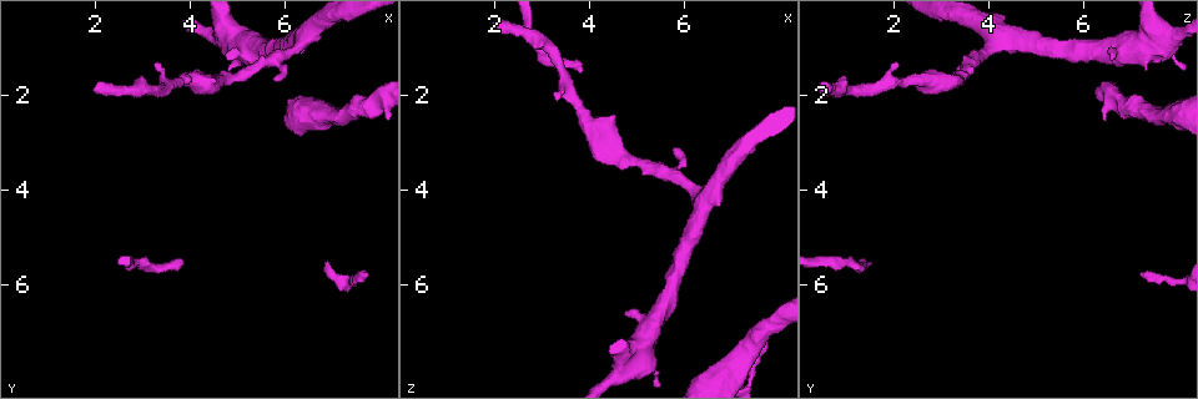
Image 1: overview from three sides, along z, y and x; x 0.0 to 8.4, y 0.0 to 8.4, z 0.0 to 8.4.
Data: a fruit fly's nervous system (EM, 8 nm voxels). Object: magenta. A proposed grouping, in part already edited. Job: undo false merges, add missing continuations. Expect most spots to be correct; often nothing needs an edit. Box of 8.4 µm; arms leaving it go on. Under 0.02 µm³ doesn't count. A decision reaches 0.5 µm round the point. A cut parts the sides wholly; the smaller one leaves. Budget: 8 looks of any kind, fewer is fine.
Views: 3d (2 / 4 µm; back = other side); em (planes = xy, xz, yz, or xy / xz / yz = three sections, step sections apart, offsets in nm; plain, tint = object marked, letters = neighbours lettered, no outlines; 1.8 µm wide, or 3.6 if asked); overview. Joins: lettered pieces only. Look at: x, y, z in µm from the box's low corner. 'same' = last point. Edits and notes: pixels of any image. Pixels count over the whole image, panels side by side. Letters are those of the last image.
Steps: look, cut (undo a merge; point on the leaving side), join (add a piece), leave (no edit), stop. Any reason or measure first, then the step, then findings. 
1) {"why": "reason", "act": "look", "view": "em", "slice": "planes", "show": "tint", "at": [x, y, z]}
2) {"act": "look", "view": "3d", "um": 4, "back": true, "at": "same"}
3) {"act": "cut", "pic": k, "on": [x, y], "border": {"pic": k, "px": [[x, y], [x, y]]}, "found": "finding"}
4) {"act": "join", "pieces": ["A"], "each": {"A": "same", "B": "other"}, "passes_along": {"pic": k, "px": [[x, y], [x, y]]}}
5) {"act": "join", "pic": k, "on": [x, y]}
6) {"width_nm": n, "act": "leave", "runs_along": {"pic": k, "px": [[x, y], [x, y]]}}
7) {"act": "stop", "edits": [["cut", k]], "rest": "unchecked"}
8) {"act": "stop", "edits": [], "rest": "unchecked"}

{"why": "free end", "act": "look", "view": "3d", "um": 4, "at": [3.25, 1.35, 2.00]}

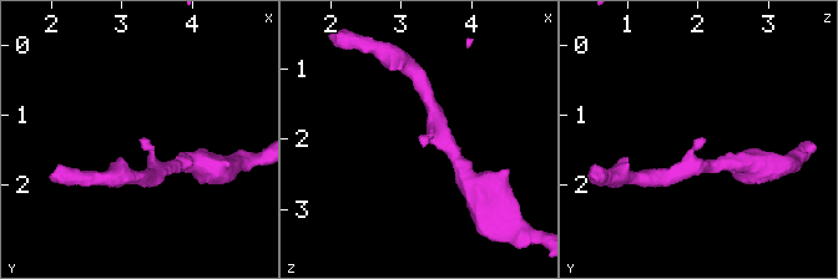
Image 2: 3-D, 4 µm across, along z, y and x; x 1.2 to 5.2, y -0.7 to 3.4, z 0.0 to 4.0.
{"act": "look", "view": "em", "slice": "yz", "step": 16, "show": "letters", "at": [3.25, 1.35, 2.05]}

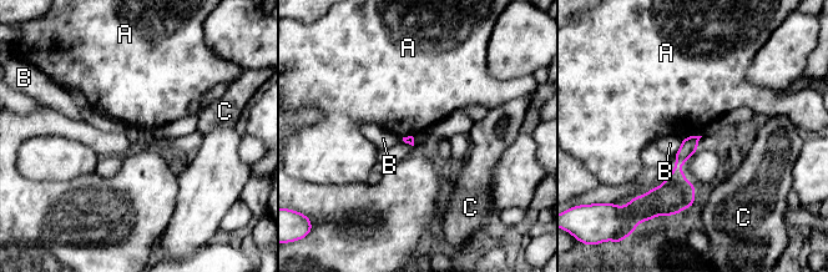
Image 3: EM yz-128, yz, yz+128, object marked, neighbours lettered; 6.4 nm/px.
{"act": "leave", "each": {"A": "other", "B": "other", "C": "other"}, "border": {"pic": 3, "px": [[701, 135], [690, 135], [682, 139]]}, "found": "none of them fits"}

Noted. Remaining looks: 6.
{"why": "free end", "act": "look", "view": "em", "slice": "xy", "step": 4, "show": "tint", "at": [5.80, 1.65, 3.10]}

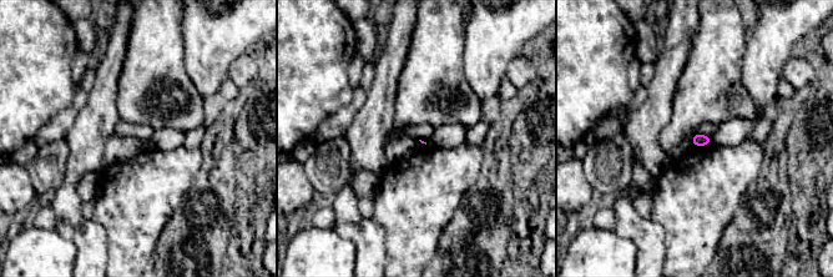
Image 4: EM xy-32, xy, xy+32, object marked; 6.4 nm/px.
{"why": "another direction", "act": "look", "view": "em", "slice": "planes", "show": "letters", "at": "same"}

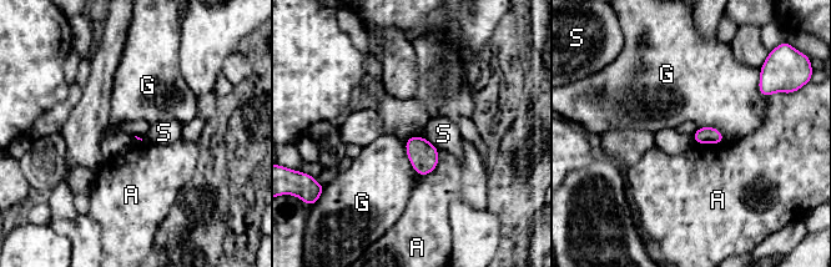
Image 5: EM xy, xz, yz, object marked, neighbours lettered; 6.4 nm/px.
{"longest_contact_nm": ["G", 240], "act": "leave", "each": {"A": "other", "G": "other", "S": "other"}, "border": {"pic": 5, "px": [[404, 142], [408, 161], [419, 175]]}, "found": "no lettered piece goes on from it"}

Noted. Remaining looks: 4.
{"why": "three arms meet", "act": "look", "view": "em", "slice": "planes", "show": "letters", "at": [4.90, 0.90, 7.65]}

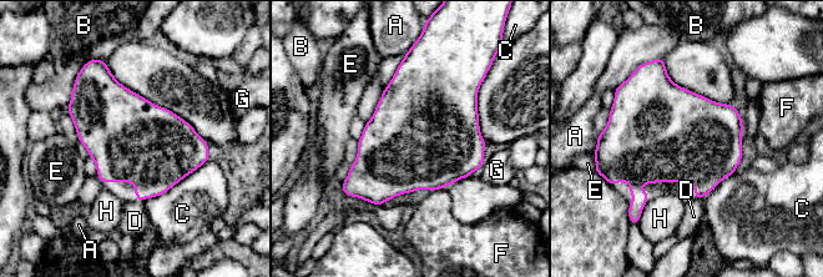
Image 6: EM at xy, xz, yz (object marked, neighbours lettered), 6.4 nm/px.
{"act": "leave", "each": {"A": "other", "B": "other", "C": "other", "D": "other", "E": "other", "F": "other", "G": "other", "H": "other"}, "border": {"pic": 6, "px": [[703, 196], [695, 200]]}, "found": "all the same cell"}

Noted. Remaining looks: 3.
{"why": "long arm stops here", "act": "look", "view": "3d", "um": 4, "at": [3.85, 5.50, 1.55]}

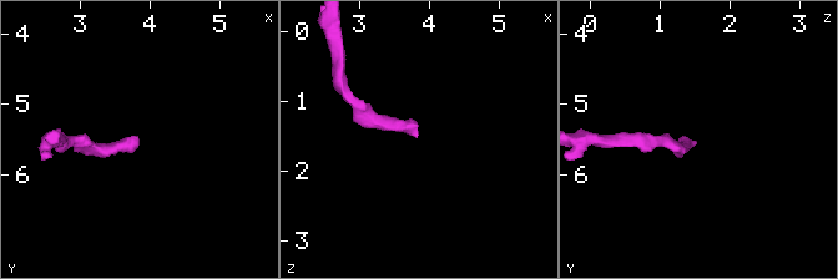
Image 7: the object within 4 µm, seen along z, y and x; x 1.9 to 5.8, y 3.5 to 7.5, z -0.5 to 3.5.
{"why": "shape alone is not enough", "act": "look", "view": "em", "slice": "planes", "show": "tint", "at": [3.80, 5.55, 1.55]}

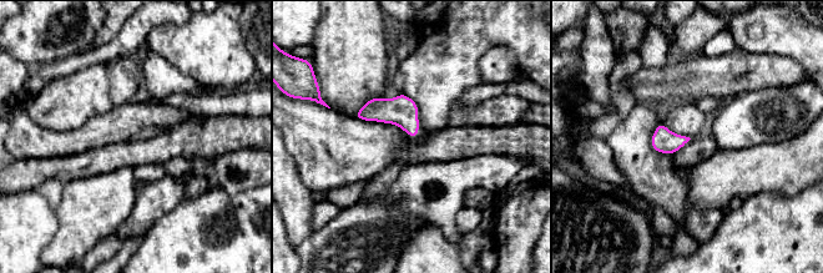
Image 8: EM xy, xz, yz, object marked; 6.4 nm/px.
{"why": "see the neighbours", "act": "look", "view": "em", "slice": "planes", "show": "letters", "at": "same"}

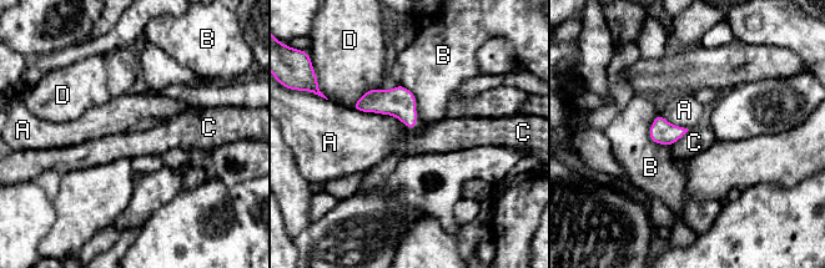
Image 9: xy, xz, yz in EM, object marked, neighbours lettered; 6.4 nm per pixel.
{"width_nm": 140, "act": "leave", "each": {"A": "other", "B": "other", "C": "other", "D": "other"}, "border": {"pic": 9, "px": [[689, 130], [670, 146]]}, "found": "no lettered piece goes on from it"}

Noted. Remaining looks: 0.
{"act": "stop", "edits": [], "rest": "unchecked"}

